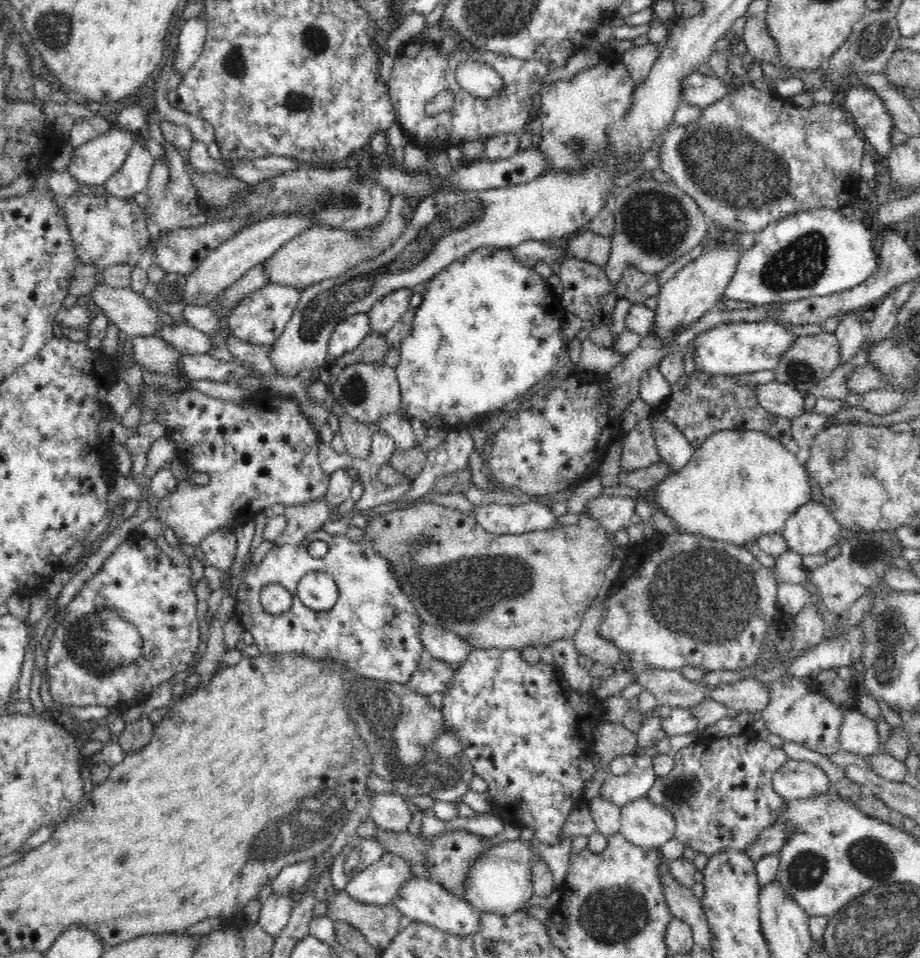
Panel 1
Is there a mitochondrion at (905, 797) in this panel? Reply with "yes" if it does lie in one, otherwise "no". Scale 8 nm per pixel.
no

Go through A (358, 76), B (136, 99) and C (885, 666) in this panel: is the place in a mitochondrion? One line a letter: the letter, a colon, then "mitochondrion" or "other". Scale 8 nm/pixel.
A: other
B: other
C: mitochondrion

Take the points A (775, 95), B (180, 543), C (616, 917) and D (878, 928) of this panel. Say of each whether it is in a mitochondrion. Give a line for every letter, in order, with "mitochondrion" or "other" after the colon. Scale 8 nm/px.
A: other
B: other
C: mitochondrion
D: mitochondrion

